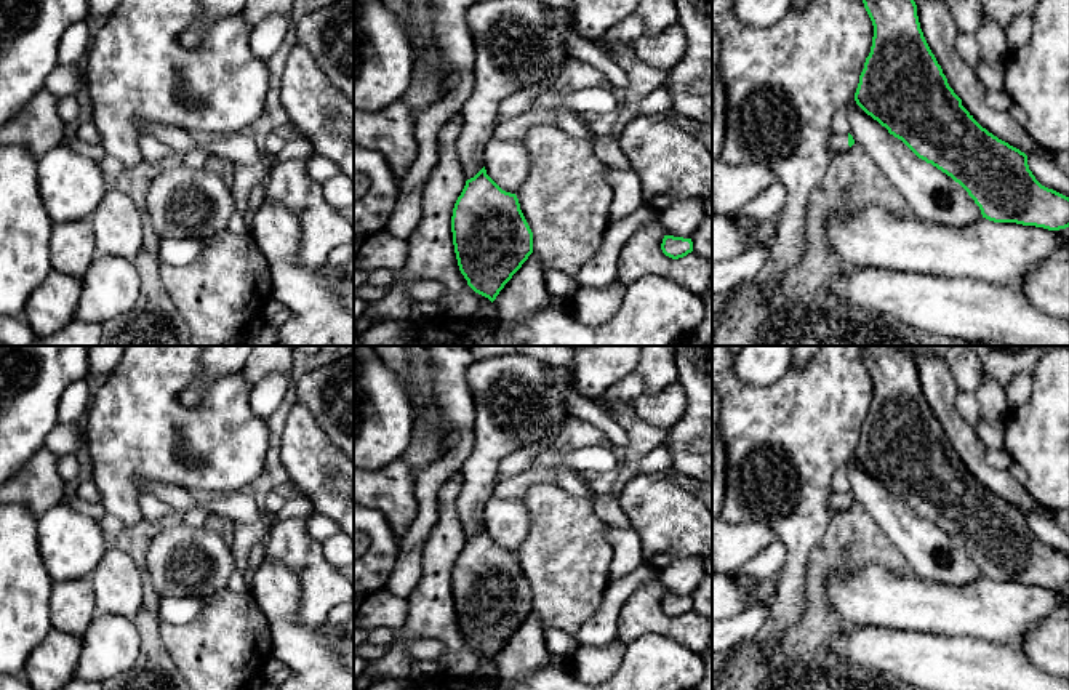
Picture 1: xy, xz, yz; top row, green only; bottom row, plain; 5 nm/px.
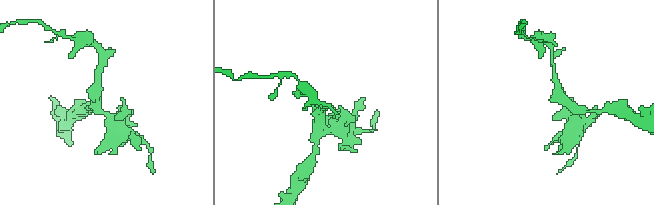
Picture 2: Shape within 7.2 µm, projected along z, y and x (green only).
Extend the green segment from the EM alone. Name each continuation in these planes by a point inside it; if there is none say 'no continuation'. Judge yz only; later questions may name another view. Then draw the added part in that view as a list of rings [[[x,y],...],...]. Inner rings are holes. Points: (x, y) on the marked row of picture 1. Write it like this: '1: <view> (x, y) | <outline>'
1: yz (839, 143) | [[[832,134],[832,138],[831,138],[831,149],[835,154],[847,152],[850,149],[850,146],[848,146],[848,134]]]

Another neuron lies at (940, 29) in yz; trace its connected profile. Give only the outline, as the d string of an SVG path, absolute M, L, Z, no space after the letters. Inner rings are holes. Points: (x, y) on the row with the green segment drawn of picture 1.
M915 0L923 37L962 106L989 133L1026 155L1043 150L1007 110L986 102L986 88L957 51L959 29L944 0Z

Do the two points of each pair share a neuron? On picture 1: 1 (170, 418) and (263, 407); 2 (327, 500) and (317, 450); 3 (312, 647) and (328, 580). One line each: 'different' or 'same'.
1: different
2: same
3: different

